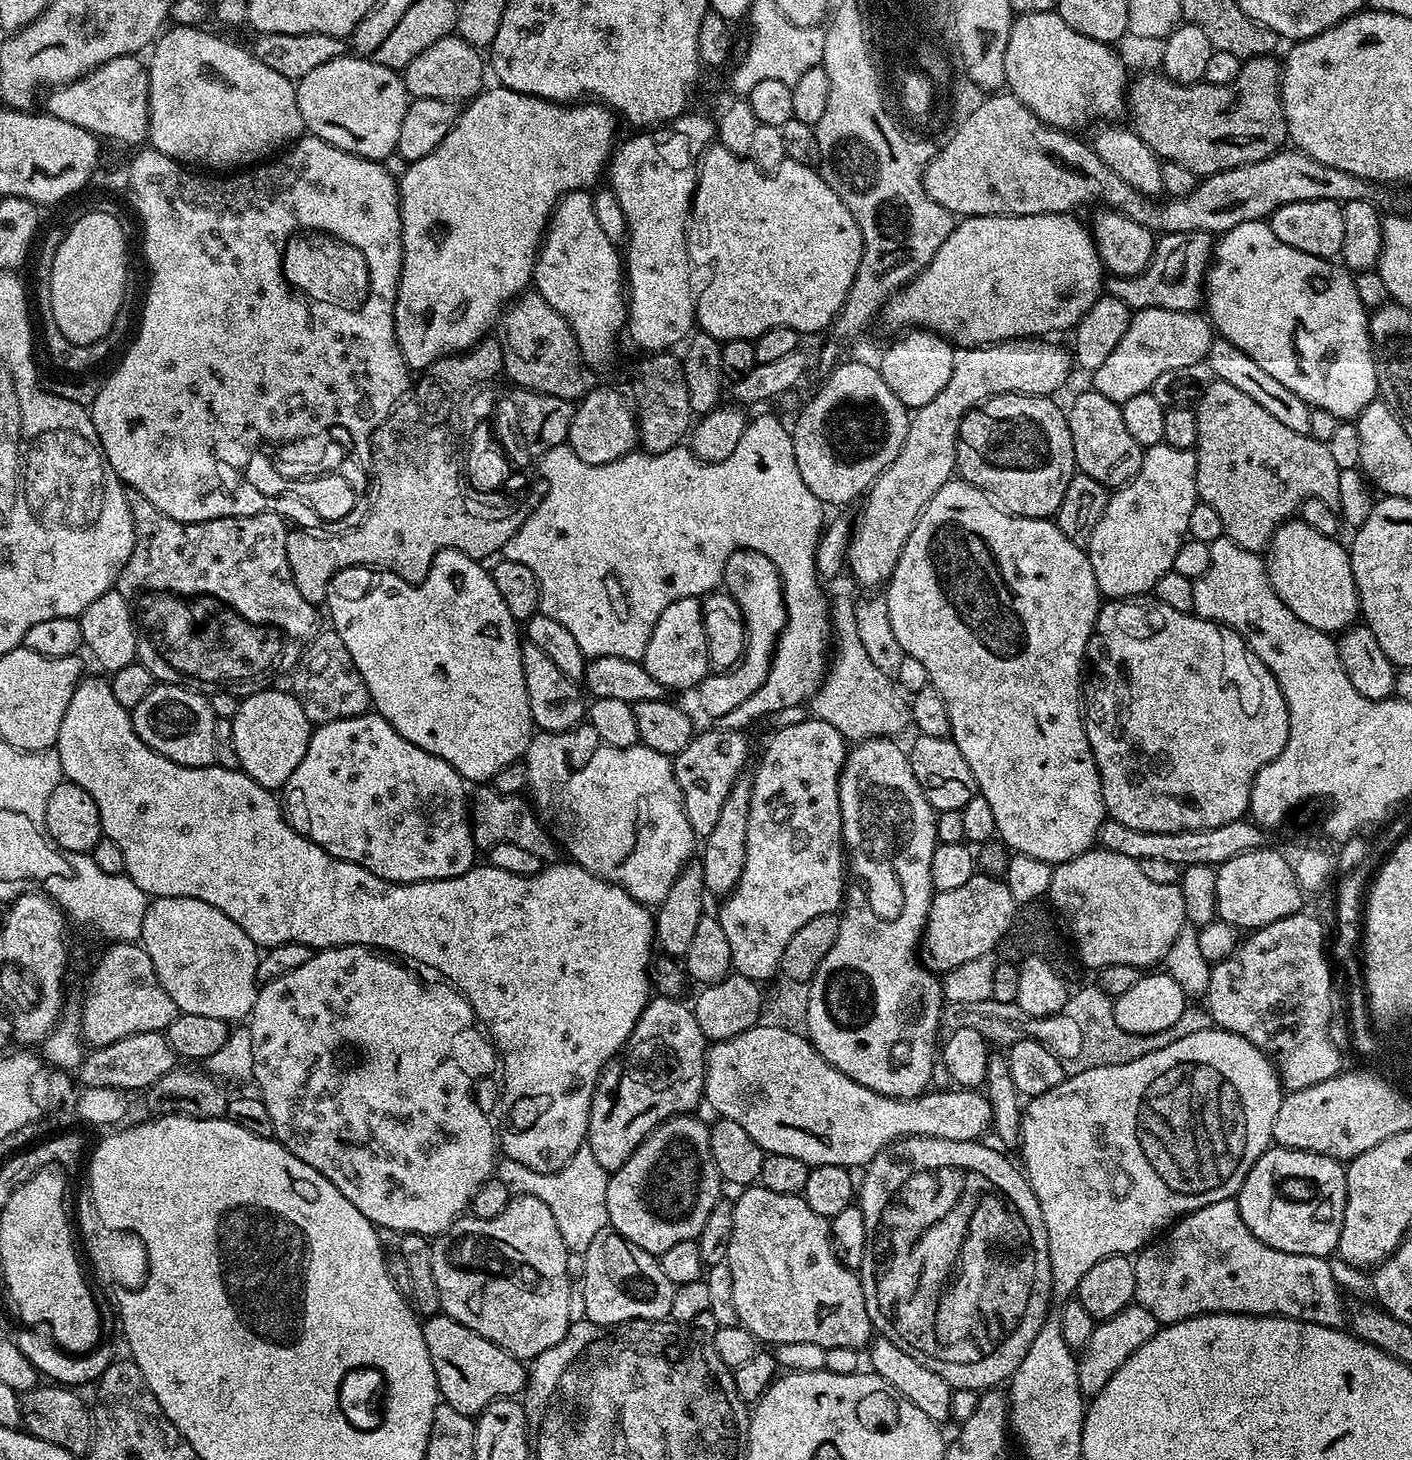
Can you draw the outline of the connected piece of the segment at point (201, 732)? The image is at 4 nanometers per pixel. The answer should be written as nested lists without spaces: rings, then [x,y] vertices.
[[[157,683],[138,702],[138,706],[131,709],[132,729],[158,754],[170,758],[170,762],[181,764],[183,768],[206,768],[216,764],[216,755],[214,754],[214,726],[218,717],[212,709],[211,699],[205,693],[190,688],[181,688],[178,684],[161,684]]]

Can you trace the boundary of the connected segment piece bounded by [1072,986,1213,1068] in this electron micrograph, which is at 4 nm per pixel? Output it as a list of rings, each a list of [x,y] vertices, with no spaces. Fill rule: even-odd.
[[[1098,986],[1084,990],[1084,1008],[1088,1008],[1088,1020],[1084,1020],[1084,1028],[1080,1028],[1080,1032],[1088,1032],[1088,1040],[1084,1040],[1080,1032],[1076,1032],[1076,1052],[1072,1052],[1072,1056],[1076,1056],[1076,1064],[1088,1064],[1091,1068],[1097,1068],[1108,1066],[1108,1060],[1116,1060],[1119,1064],[1134,1062],[1134,1058],[1142,1058],[1142,1054],[1162,1050],[1162,1046],[1170,1046],[1170,1042],[1178,1042],[1178,1038],[1186,1038],[1186,1034],[1198,1034],[1198,1030],[1213,1027],[1212,1017],[1203,1007],[1188,1006],[1185,1007],[1182,1018],[1178,1018],[1178,1022],[1174,1022],[1174,1026],[1166,1030],[1154,1034],[1130,1034],[1122,1030],[1118,1022],[1112,1023],[1112,1028],[1108,1028],[1108,1024],[1100,1024],[1100,1004],[1104,1004],[1104,1008],[1112,1008],[1113,1003],[1113,997],[1105,994]],[[1092,1008],[1096,1008],[1096,1016],[1092,1016]]]

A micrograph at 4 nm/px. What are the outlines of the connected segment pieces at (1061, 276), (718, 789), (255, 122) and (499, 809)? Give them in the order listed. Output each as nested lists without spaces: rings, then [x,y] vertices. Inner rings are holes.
[[[1066,212],[1054,214],[1030,214],[1029,216],[965,216],[953,227],[952,233],[938,246],[938,254],[918,275],[905,284],[884,303],[882,321],[888,328],[896,330],[927,330],[937,332],[945,340],[951,342],[957,349],[983,348],[985,344],[1000,344],[1003,340],[1018,340],[1021,338],[1044,338],[1048,332],[1058,331],[1067,333],[1075,329],[1076,323],[1083,318],[1086,310],[1094,306],[1094,302],[1102,294],[1106,284],[1106,269],[1100,261],[1096,249],[1096,242],[1092,238],[1089,225],[1080,220],[1075,220],[1075,215]]]
[[[712,726],[709,732],[697,731],[692,737],[692,741],[674,758],[674,767],[678,786],[682,790],[682,798],[686,806],[686,818],[690,818],[690,826],[696,832],[697,837],[703,838],[714,830],[715,824],[722,810],[722,802],[726,802],[726,796],[730,794],[730,786],[739,776],[745,775],[748,764],[748,740],[745,733],[738,728],[721,728]]]
[[[172,26],[167,29],[155,41],[151,49],[152,61],[147,61],[148,81],[150,82],[150,126],[148,127],[148,140],[151,147],[157,152],[166,154],[170,158],[183,162],[188,166],[200,166],[205,164],[208,170],[240,170],[245,166],[255,165],[281,150],[287,149],[296,143],[301,136],[305,135],[306,129],[302,110],[298,110],[298,98],[296,97],[296,84],[293,81],[270,69],[265,63],[252,55],[247,47],[239,48],[236,44],[231,44],[228,40],[223,40],[220,36],[215,36],[212,32],[203,32],[205,29],[200,26]]]
[[[480,786],[470,796],[470,823],[472,825],[472,840],[477,849],[487,850],[502,842],[514,842],[526,850],[538,854],[542,862],[552,862],[557,859],[558,845],[547,828],[540,822],[535,808],[523,795],[511,796],[502,794],[497,788]]]

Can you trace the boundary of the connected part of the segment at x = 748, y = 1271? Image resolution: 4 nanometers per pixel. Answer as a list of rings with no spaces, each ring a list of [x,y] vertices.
[[[748,1186],[732,1205],[734,1234],[730,1234],[727,1263],[734,1274],[734,1310],[737,1321],[755,1334],[757,1341],[778,1344],[814,1342],[823,1348],[859,1348],[873,1339],[874,1329],[866,1314],[860,1277],[844,1267],[832,1247],[830,1224],[810,1206],[803,1195],[774,1194],[759,1186]]]

